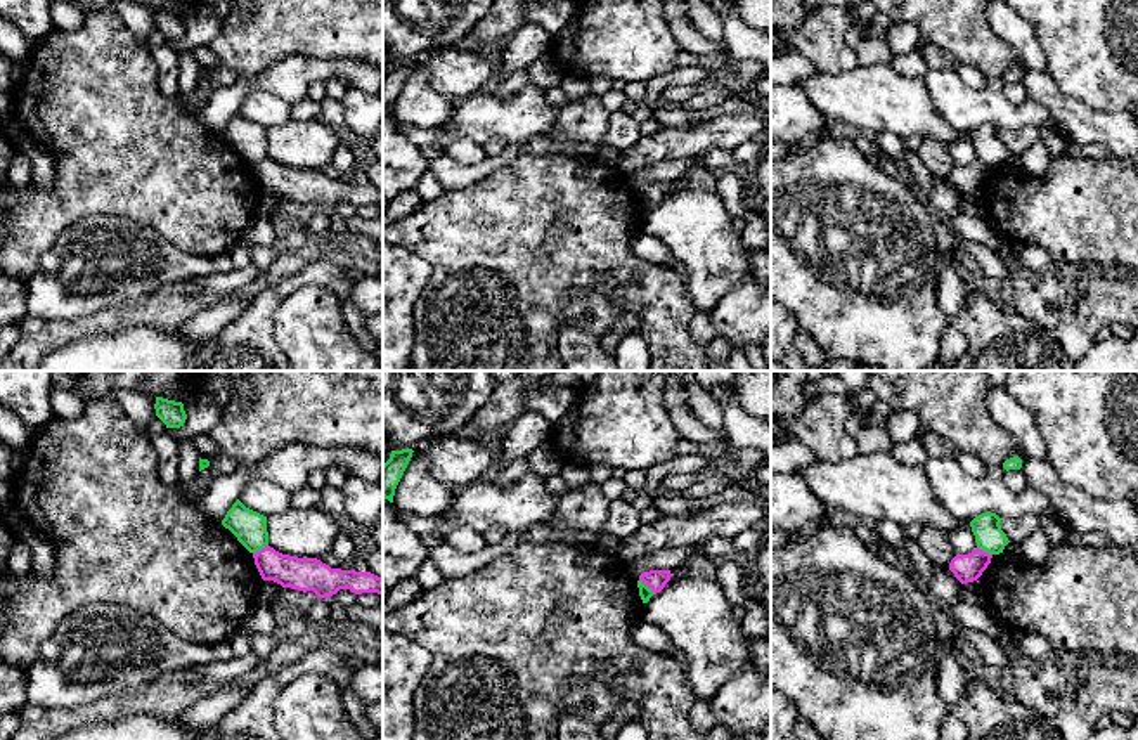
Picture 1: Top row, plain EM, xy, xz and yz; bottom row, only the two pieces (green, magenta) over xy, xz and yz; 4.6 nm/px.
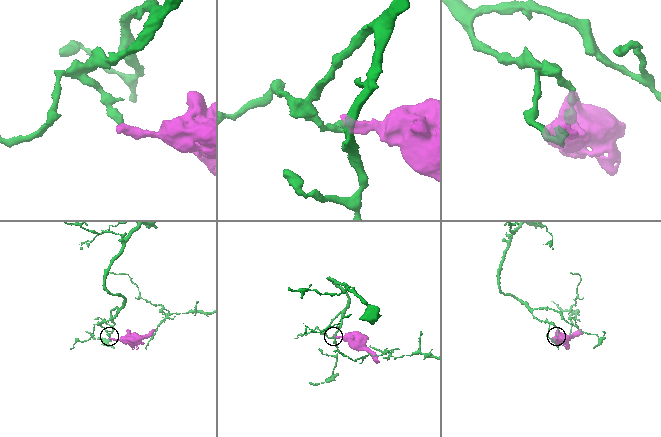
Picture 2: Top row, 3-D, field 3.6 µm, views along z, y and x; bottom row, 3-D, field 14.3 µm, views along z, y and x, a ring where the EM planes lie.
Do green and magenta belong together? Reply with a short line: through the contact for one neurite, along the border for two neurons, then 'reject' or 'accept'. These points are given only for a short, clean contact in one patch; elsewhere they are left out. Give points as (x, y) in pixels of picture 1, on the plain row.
xz (640, 191), (655, 205) | reject

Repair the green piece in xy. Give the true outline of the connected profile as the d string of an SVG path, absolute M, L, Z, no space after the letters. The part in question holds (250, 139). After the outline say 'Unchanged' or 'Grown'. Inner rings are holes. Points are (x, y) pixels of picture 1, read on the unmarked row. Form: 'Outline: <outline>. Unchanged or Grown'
Outline: M239 111L227 123L222 137L253 166L268 156L267 128L246 120Z. Unchanged

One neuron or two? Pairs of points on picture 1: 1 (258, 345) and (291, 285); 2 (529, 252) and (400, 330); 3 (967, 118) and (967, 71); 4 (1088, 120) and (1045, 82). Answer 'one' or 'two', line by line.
1: one
2: two
3: two
4: one

